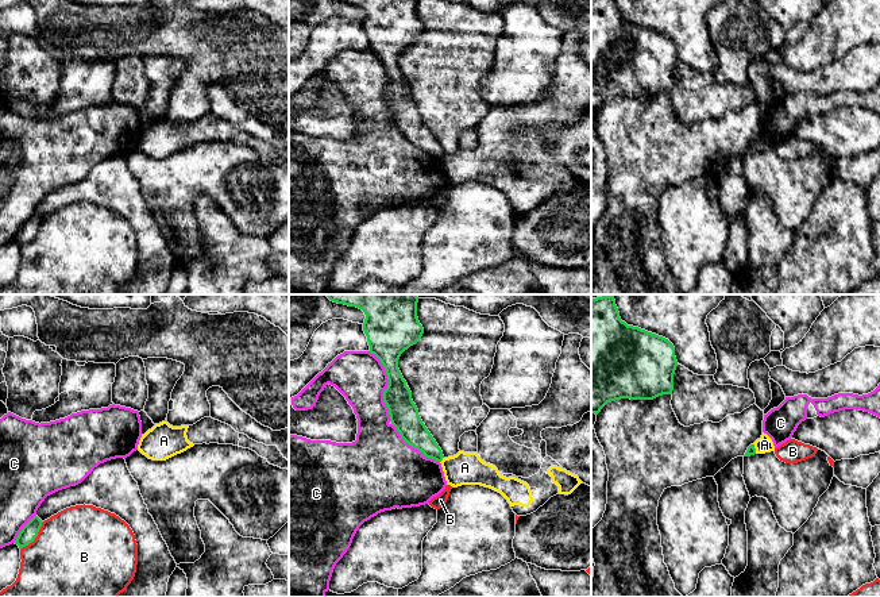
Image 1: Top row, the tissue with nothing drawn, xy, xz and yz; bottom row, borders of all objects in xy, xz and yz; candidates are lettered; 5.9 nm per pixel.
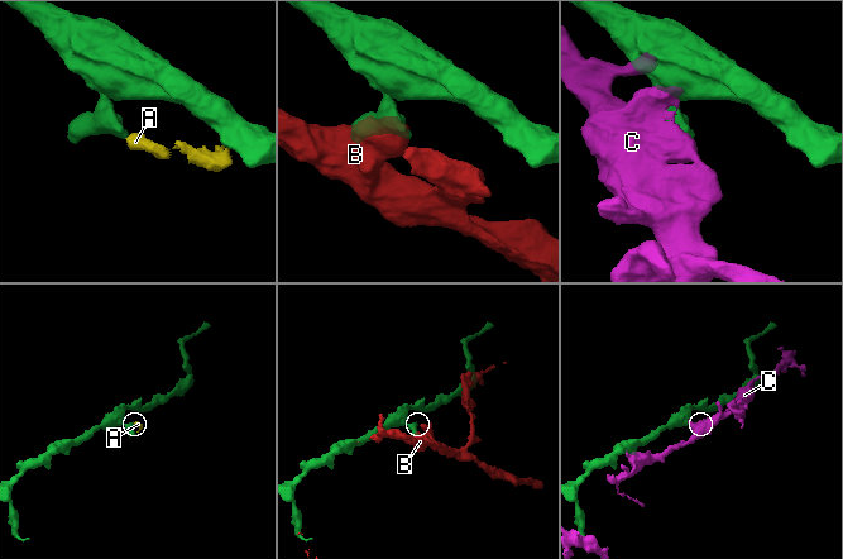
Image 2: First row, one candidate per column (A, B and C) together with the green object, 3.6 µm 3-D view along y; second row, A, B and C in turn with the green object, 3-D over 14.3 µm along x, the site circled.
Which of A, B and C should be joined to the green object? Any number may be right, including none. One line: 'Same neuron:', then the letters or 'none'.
Same neuron: none

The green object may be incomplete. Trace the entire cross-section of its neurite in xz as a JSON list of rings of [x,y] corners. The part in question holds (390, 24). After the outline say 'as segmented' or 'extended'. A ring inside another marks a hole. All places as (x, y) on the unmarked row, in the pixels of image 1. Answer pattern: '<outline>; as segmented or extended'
[[[337,0],[356,4],[366,12],[363,28],[367,34],[370,50],[383,62],[389,82],[383,89],[383,100],[390,112],[391,122],[401,135],[417,146],[427,155],[441,159],[444,153],[412,97],[398,57],[410,43],[416,42],[424,26],[417,15],[417,0]]]; as segmented

